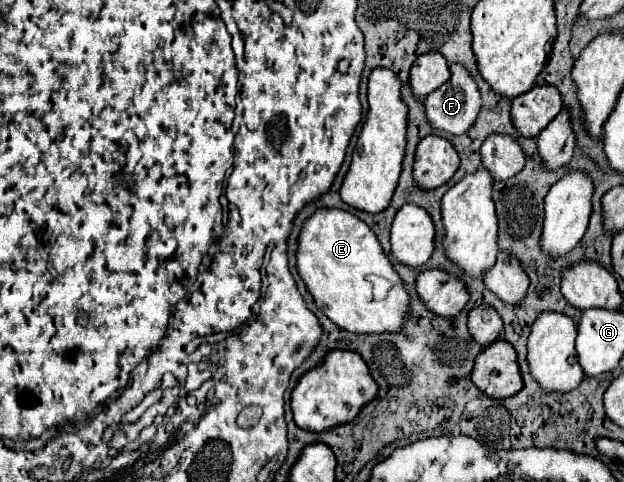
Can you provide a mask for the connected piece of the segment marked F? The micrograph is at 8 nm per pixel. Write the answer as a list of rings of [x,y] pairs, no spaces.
[[[453,63],[449,69],[451,69],[451,79],[427,95],[425,109],[427,109],[427,117],[433,127],[443,129],[453,135],[463,135],[475,123],[479,115],[481,93],[479,93],[475,79],[469,75],[469,71],[463,65]]]

